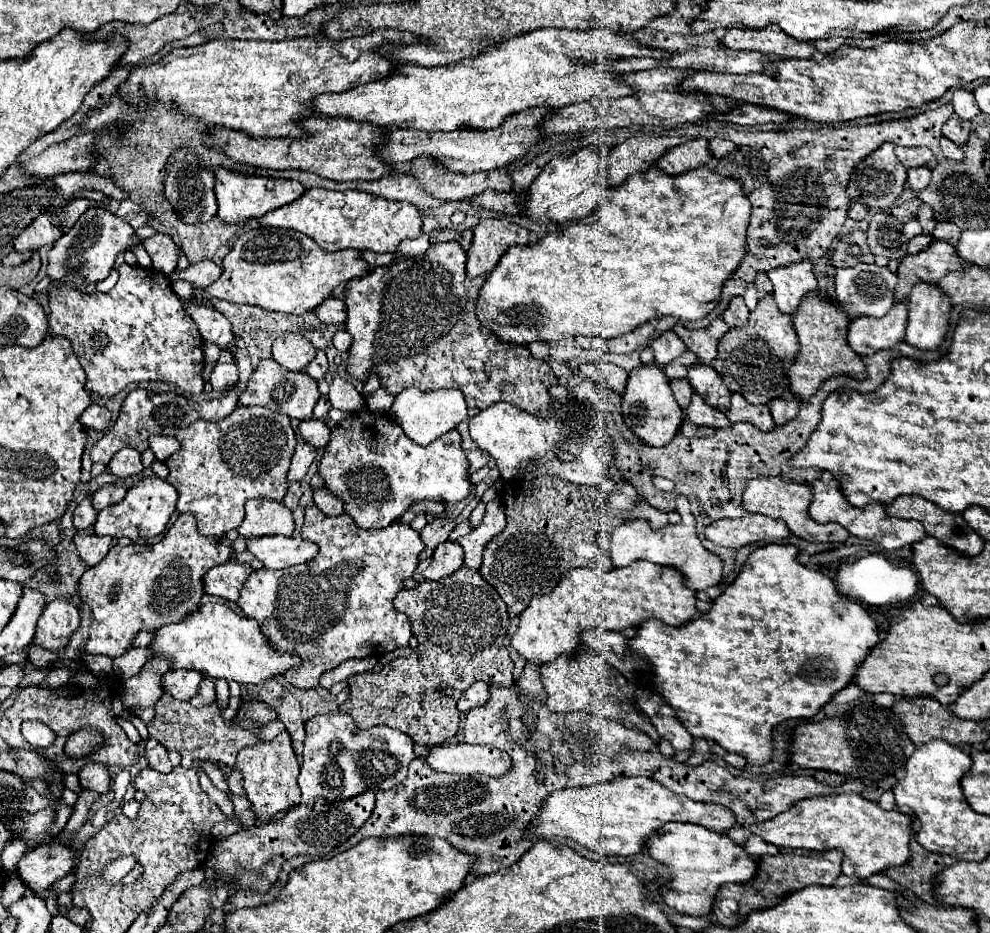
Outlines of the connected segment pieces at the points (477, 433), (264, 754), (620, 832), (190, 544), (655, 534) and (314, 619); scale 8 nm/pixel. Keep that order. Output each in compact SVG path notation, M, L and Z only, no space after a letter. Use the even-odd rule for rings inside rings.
M573 392L565 402L557 400L551 406L553 418L535 418L509 402L493 404L469 420L471 438L495 458L495 466L505 480L557 476L571 484L597 486L615 462L615 440L599 422L595 408L581 402ZM561 452L569 452L575 458L565 462L559 458Z
M283 730L275 740L271 742L259 742L257 746L249 746L239 750L237 762L233 764L241 772L243 780L243 790L245 796L251 802L251 810L255 814L255 824L253 826L265 826L275 820L275 814L289 810L291 806L301 802L301 790L297 786L297 776L299 776L299 760L291 744L291 734Z
M621 776L613 782L565 788L549 794L535 818L535 836L539 838L571 838L581 846L599 852L601 856L633 856L641 852L641 844L649 834L667 822L691 822L715 832L725 832L733 826L733 814L717 804L693 802L687 796L677 796L659 782L645 776Z
M181 514L177 522L171 526L167 536L159 544L127 544L127 546L113 546L105 560L101 560L97 566L89 568L81 576L81 594L83 594L83 608L81 608L81 626L71 636L69 646L63 654L49 654L45 650L37 650L37 646L29 646L29 660L37 668L51 666L57 658L69 658L75 660L79 656L79 650L89 654L103 654L109 658L117 658L123 654L135 634L139 630L155 630L157 626L165 626L169 622L179 622L185 614L197 610L201 594L203 594L203 576L211 566L217 566L221 562L227 562L231 558L231 548L221 542L221 538L207 538L197 532L195 518L189 514Z
M683 494L677 498L677 508L675 510L681 514L679 524L667 524L665 528L653 530L647 522L635 520L631 524L615 526L611 534L599 534L597 536L597 546L607 548L606 543L608 545L607 537L609 536L609 552L611 552L609 562L612 564L611 558L613 558L613 566L617 566L617 568L629 566L635 560L649 560L649 562L655 562L655 564L673 566L673 568L681 570L687 584L693 590L705 590L709 586L717 586L721 582L721 576L723 576L723 560L717 554L703 548L701 540L697 538L697 520L693 518L691 508L689 508L689 500Z
M309 504L305 508L305 524L301 536L315 542L319 546L319 554L311 562L293 568L261 568L251 572L245 586L241 588L241 598L237 600L243 614L259 622L261 632L265 634L271 648L277 652L297 654L301 658L301 664L287 670L283 678L295 688L315 688L323 672L337 668L345 660L369 656L381 658L395 648L407 646L411 638L409 618L393 606L393 600L397 592L405 588L405 578L411 578L417 570L419 554L425 548L419 532L403 522L393 522L383 530L361 530L347 514L325 516L315 504Z

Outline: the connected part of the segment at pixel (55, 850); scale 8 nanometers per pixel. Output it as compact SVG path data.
M53 842L49 846L37 846L35 850L25 852L17 862L17 876L21 878L27 890L43 892L49 888L49 884L53 884L55 880L61 880L67 872L71 872L71 868L73 868L73 848Z

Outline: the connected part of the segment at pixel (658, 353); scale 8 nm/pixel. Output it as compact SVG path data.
M673 330L663 332L659 338L653 340L651 346L655 350L655 360L659 366L665 366L667 362L671 362L673 358L677 358L679 354L683 354L687 350L685 342L681 338L677 338L677 334Z

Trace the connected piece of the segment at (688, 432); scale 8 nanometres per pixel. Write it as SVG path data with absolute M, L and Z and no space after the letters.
M685 418L679 432L681 432L683 436L687 436L687 438L695 438L695 436L709 436L709 434L713 434L715 430L701 430L701 428L697 428L697 424L693 424L693 422L689 422L689 420Z

